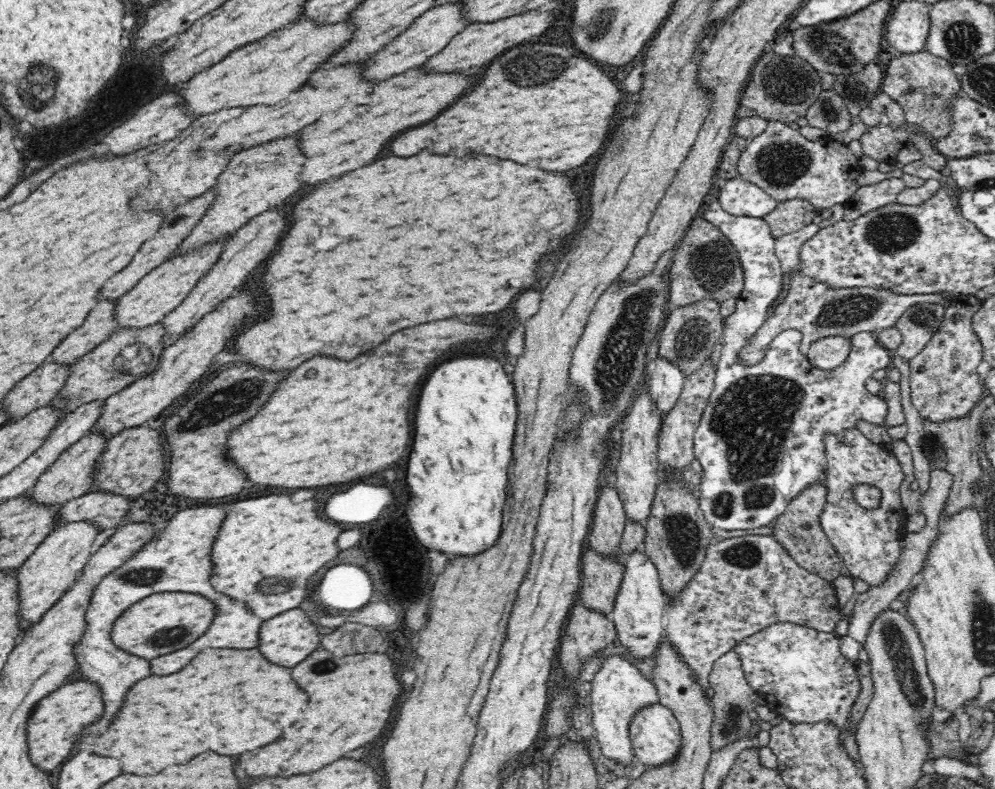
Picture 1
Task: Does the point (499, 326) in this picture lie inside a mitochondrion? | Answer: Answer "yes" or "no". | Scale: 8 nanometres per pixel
no

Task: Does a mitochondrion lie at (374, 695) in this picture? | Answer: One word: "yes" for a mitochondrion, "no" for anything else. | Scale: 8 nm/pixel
no

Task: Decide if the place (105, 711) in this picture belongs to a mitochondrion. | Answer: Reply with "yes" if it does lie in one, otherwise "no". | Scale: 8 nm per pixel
no

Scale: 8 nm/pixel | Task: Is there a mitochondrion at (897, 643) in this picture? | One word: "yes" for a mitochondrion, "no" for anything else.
yes

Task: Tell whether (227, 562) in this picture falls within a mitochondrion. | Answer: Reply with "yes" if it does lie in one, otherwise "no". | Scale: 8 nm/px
no

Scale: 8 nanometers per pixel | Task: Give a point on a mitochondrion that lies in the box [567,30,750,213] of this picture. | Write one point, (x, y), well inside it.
(619, 144)

